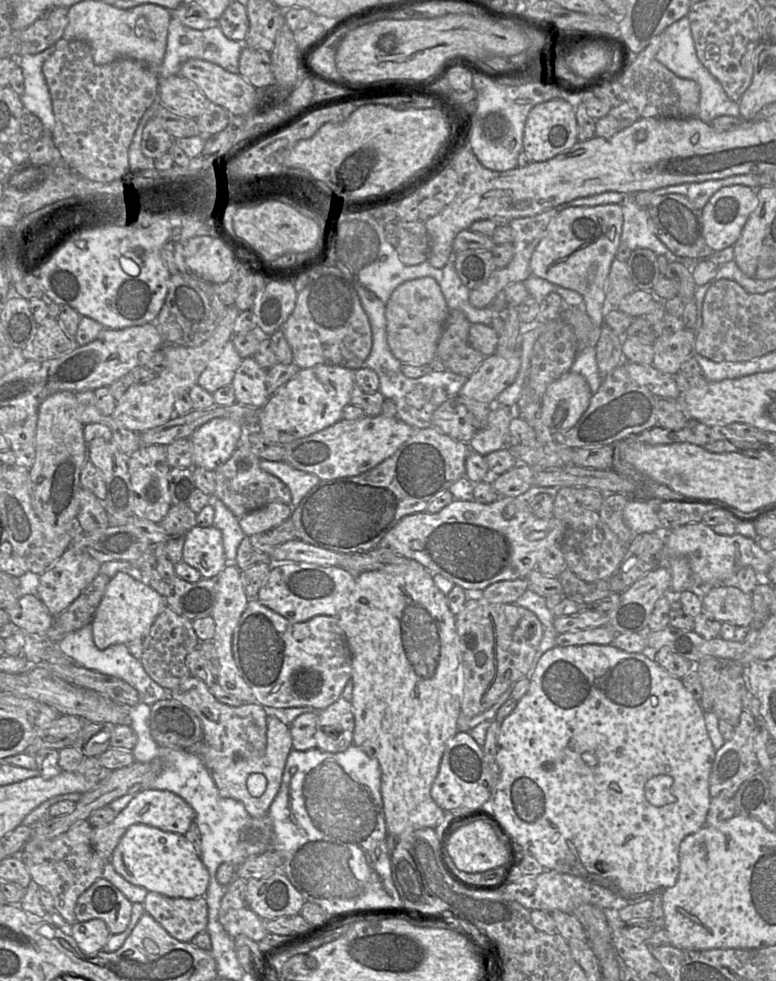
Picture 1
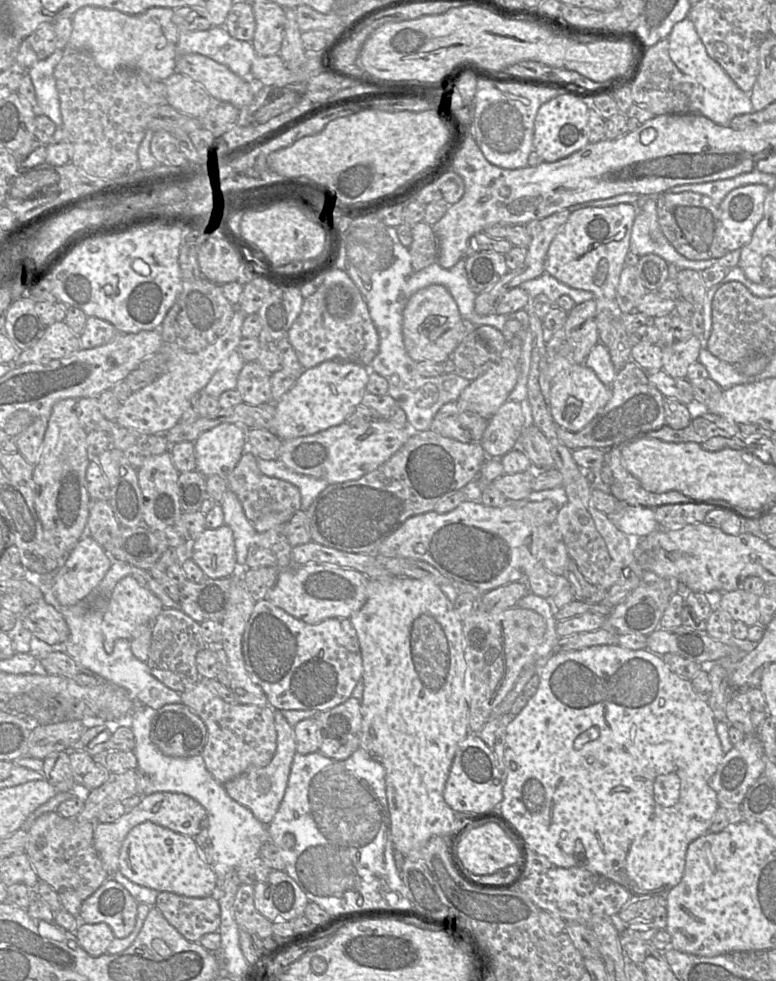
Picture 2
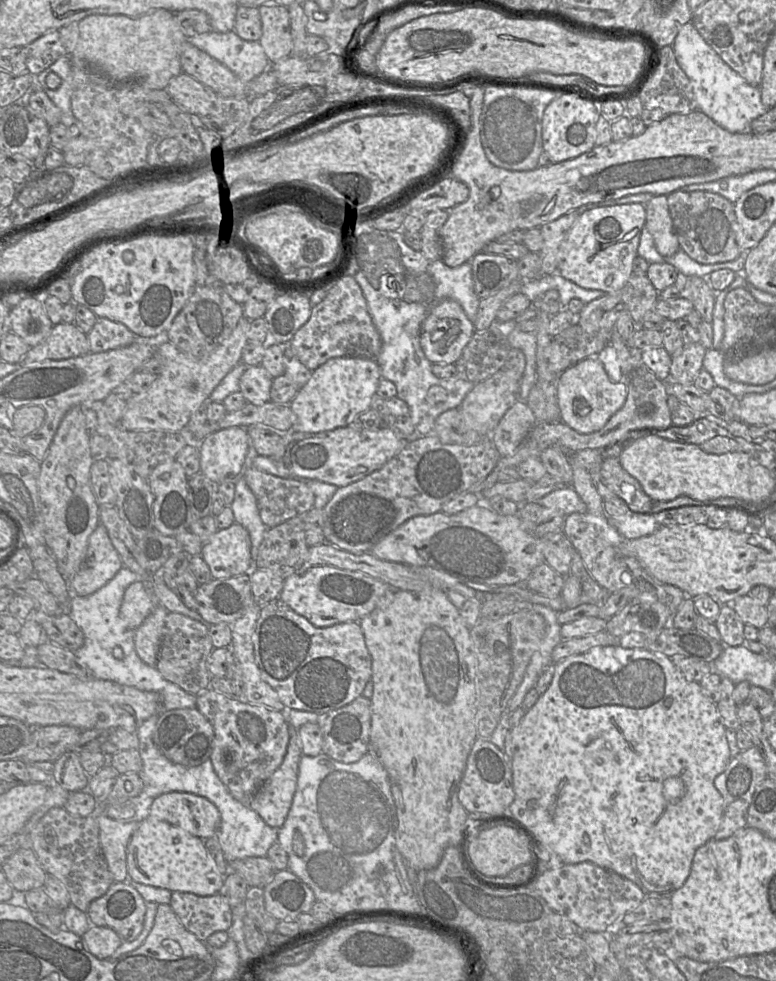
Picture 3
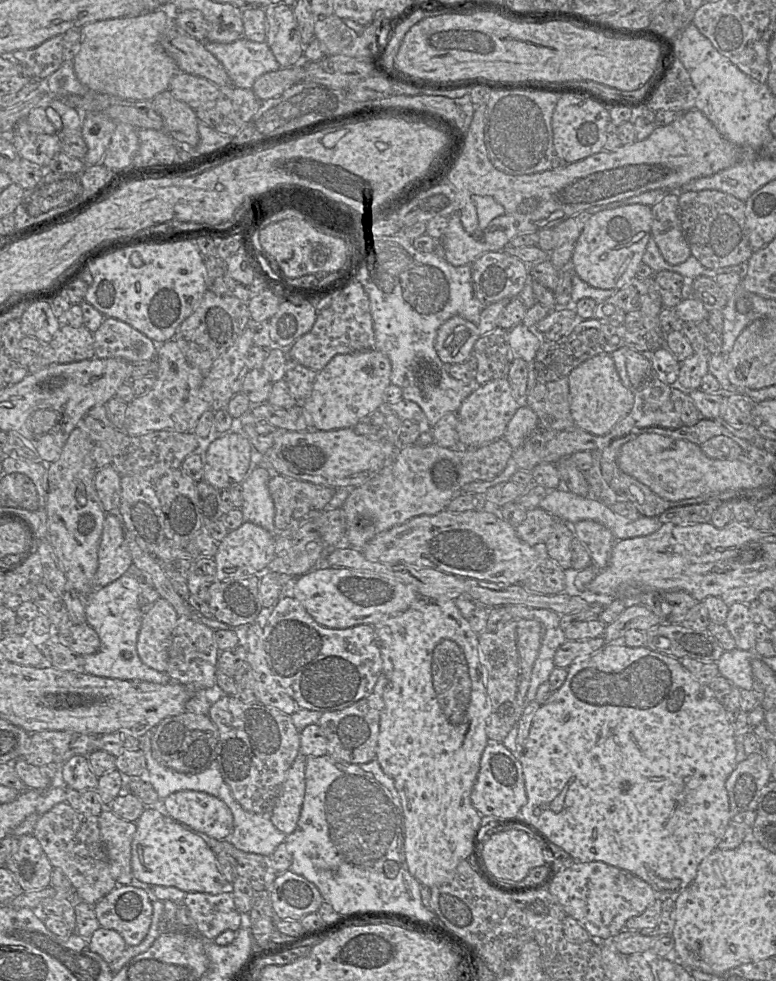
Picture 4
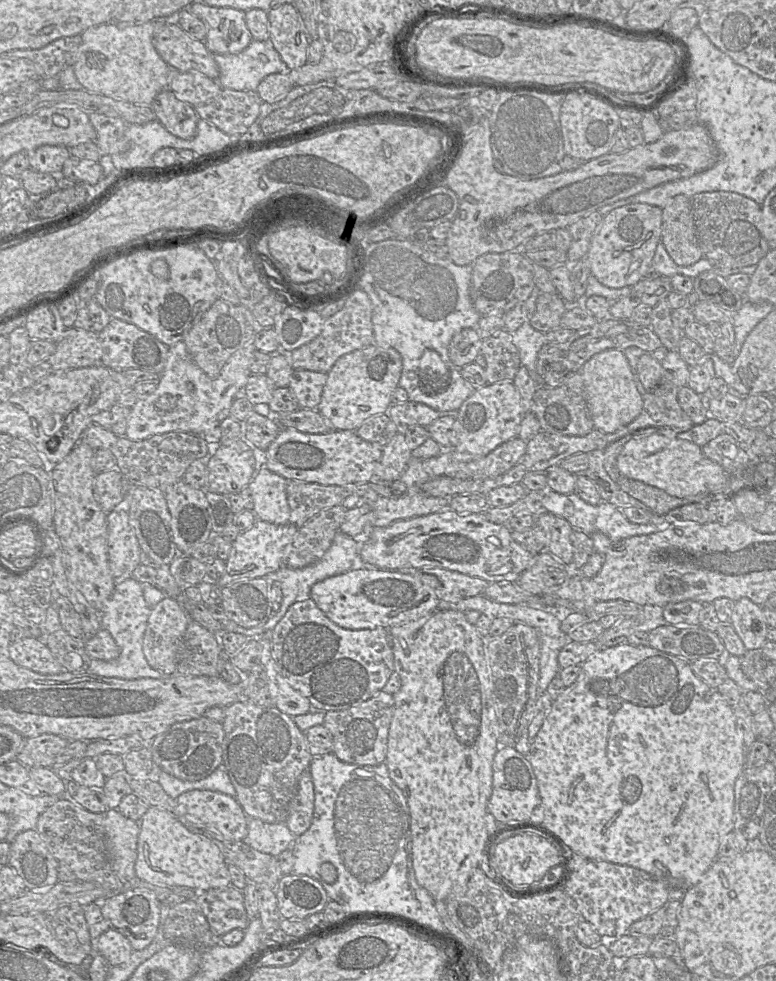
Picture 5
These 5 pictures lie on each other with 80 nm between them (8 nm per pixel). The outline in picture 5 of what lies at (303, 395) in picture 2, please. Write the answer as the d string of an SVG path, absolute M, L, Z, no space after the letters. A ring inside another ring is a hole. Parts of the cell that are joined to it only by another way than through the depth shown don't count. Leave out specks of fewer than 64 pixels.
M370 345L345 354L327 373L316 410L332 425L333 430L355 431L366 420L387 412L392 404L392 394L399 386L402 367L402 357L393 348Z

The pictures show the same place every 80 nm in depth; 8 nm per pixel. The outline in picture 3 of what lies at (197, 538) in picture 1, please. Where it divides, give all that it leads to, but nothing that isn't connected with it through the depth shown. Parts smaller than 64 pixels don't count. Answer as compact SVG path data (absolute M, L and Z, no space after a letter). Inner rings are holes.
M238 523L214 533L204 542L200 556L208 564L213 579L248 574L254 567L249 533Z

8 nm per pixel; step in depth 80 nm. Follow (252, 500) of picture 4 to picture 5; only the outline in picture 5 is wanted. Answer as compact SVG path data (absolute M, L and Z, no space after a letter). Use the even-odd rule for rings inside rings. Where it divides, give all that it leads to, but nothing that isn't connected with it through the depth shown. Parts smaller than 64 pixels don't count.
M259 467L249 483L258 520L276 525L289 523L290 508L286 495L287 480L267 467Z

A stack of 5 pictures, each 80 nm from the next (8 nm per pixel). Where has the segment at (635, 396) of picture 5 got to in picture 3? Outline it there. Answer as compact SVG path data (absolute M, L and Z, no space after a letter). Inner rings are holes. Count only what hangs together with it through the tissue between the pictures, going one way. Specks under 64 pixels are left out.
M597 357L586 358L566 369L557 378L561 421L581 434L597 432L623 407L627 393L626 382L612 382Z

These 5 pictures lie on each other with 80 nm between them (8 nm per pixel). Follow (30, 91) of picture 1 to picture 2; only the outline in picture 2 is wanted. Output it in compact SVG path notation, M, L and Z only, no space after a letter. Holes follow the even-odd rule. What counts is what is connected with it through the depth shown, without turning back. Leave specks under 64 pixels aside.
M56 49L48 58L41 60L27 69L35 88L36 113L50 118L57 127L63 124L60 111L59 95L54 78L54 70L63 55L63 50Z

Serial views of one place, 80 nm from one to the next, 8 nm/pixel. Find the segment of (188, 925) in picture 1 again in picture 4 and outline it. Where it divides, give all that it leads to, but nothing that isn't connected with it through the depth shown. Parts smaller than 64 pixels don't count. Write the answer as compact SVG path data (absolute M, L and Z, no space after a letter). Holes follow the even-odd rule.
M228 889L220 894L187 892L182 904L195 922L195 930L203 939L214 940L225 930L237 931L241 928L241 912L235 906L233 895Z

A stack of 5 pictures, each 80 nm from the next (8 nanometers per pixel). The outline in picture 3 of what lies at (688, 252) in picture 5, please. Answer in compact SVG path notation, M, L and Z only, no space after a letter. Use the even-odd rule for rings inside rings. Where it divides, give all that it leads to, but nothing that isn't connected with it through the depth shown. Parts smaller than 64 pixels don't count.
M667 195L653 196L646 204L645 227L653 236L657 251L663 256L671 256L680 250L673 230Z

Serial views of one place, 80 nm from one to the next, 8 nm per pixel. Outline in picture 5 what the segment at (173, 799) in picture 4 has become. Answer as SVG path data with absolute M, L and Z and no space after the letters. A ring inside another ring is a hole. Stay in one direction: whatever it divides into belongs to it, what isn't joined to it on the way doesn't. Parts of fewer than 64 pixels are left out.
M191 790L176 798L179 810L190 814L225 838L243 841L248 834L248 816L235 797L211 790Z

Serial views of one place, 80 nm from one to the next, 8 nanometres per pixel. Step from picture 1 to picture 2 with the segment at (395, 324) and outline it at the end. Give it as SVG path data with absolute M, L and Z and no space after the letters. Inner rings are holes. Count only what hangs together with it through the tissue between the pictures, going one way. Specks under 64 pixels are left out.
M433 284L414 293L403 309L402 335L407 354L416 363L443 363L467 334L467 323L448 290Z

